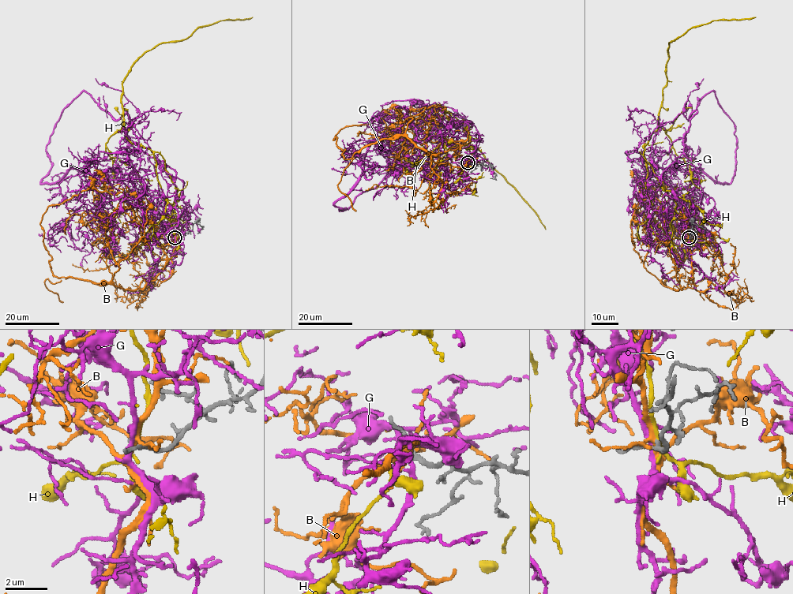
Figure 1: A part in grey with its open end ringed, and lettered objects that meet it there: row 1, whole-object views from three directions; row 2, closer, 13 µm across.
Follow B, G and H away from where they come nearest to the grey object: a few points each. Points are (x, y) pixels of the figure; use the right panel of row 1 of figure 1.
B: (689, 237), (693, 279), (671, 289), (644, 264), (653, 219), (638, 208), (641, 183), (667, 200), (677, 183)
G: (689, 237), (682, 199), (687, 195), (713, 215), (714, 200), (682, 153), (648, 181), (650, 255), (678, 283)
H: (689, 237), (685, 216), (690, 203), (663, 188), (644, 156), (658, 128), (669, 43), (713, 20), (755, 16)

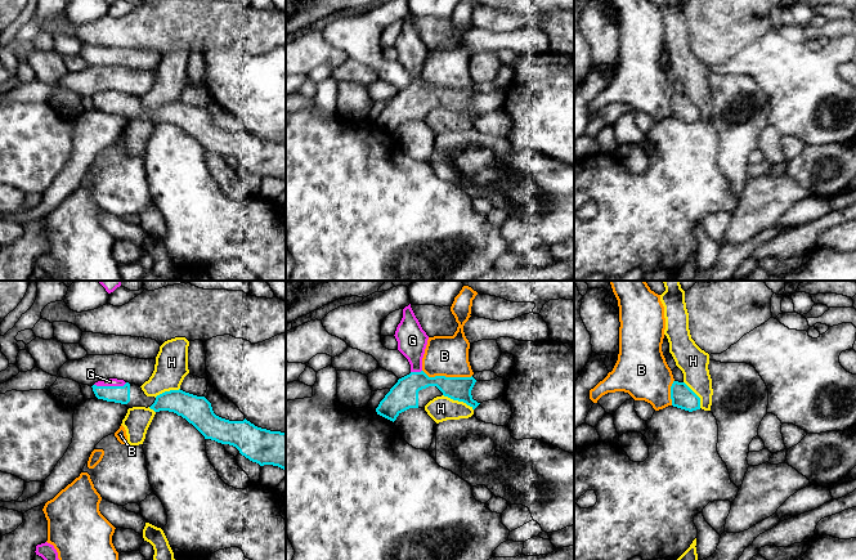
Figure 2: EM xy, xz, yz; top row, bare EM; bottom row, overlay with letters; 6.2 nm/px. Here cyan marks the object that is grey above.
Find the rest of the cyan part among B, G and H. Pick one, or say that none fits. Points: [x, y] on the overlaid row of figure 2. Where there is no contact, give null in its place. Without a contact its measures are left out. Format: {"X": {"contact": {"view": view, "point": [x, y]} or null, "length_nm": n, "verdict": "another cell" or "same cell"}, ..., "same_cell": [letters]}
{"B": {"contact": {"view": "xz", "point": [447, 377]}, "length_nm": 320, "verdict": "another cell"}, "G": {"contact": {"view": "xy", "point": [110, 386]}, "length_nm": 200, "verdict": "same cell"}, "H": {"contact": {"view": "xz", "point": [458, 401]}, "length_nm": 220, "verdict": "another cell"}, "same_cell": ["G"]}

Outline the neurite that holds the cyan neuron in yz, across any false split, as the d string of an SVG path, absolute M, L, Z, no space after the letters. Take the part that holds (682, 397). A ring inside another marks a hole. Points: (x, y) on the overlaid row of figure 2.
M673 381L671 399L673 407L689 412L700 409L700 398L685 382Z

